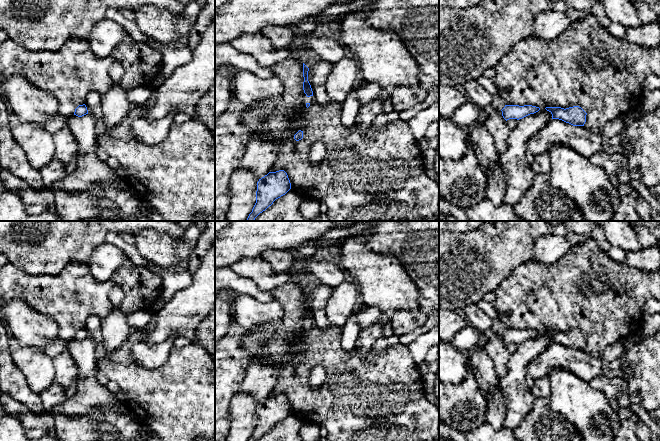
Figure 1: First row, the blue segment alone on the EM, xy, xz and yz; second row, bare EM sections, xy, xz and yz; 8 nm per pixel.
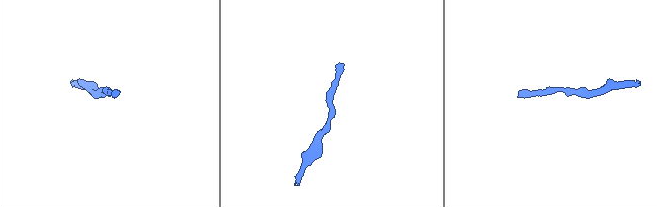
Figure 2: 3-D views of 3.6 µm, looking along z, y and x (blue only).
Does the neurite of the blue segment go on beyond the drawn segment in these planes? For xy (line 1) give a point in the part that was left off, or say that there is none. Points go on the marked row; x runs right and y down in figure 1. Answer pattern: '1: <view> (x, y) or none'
1: none

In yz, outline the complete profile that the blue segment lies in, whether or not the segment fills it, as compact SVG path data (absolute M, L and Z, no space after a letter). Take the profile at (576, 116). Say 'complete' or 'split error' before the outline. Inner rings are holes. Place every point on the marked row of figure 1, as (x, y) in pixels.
complete; M579 106L569 108L546 107L547 111L552 114L552 119L559 119L573 126L584 126L587 113Z

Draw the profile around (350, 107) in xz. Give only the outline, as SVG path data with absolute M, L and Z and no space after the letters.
M362 79L362 83L359 86L355 85L342 103L341 122L346 127L351 127L355 124L356 116L361 108L356 93L359 88L364 87L366 84L367 82Z

